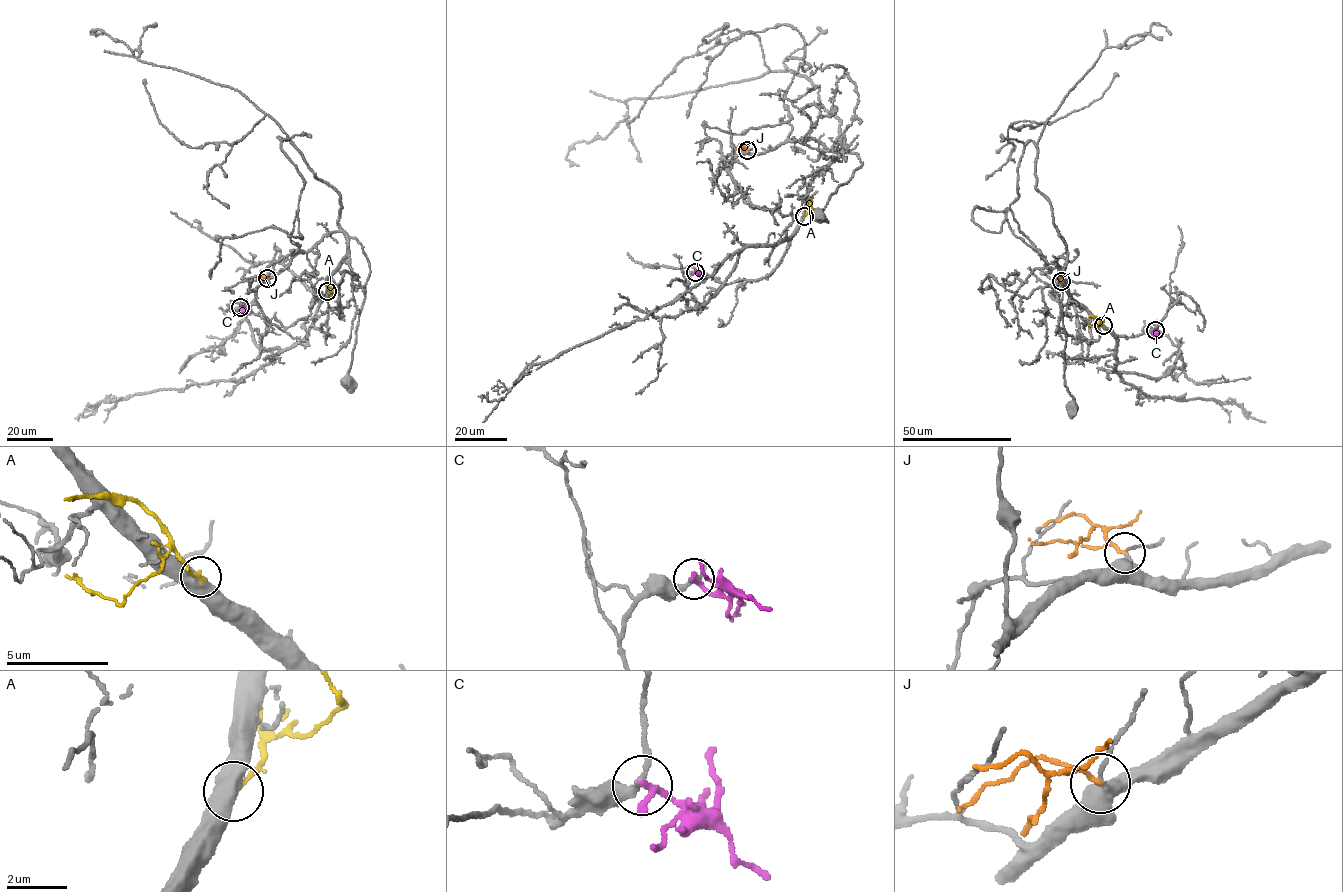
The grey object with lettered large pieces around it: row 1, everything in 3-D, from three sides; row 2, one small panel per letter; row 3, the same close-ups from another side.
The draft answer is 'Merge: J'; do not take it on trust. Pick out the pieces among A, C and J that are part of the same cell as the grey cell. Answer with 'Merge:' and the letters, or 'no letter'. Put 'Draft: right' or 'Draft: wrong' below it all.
Merge: no letter
Draft: wrong

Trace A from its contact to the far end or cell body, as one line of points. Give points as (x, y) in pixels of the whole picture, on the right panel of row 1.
A: (1103, 325), (1100, 322), (1094, 328), (1088, 325)

